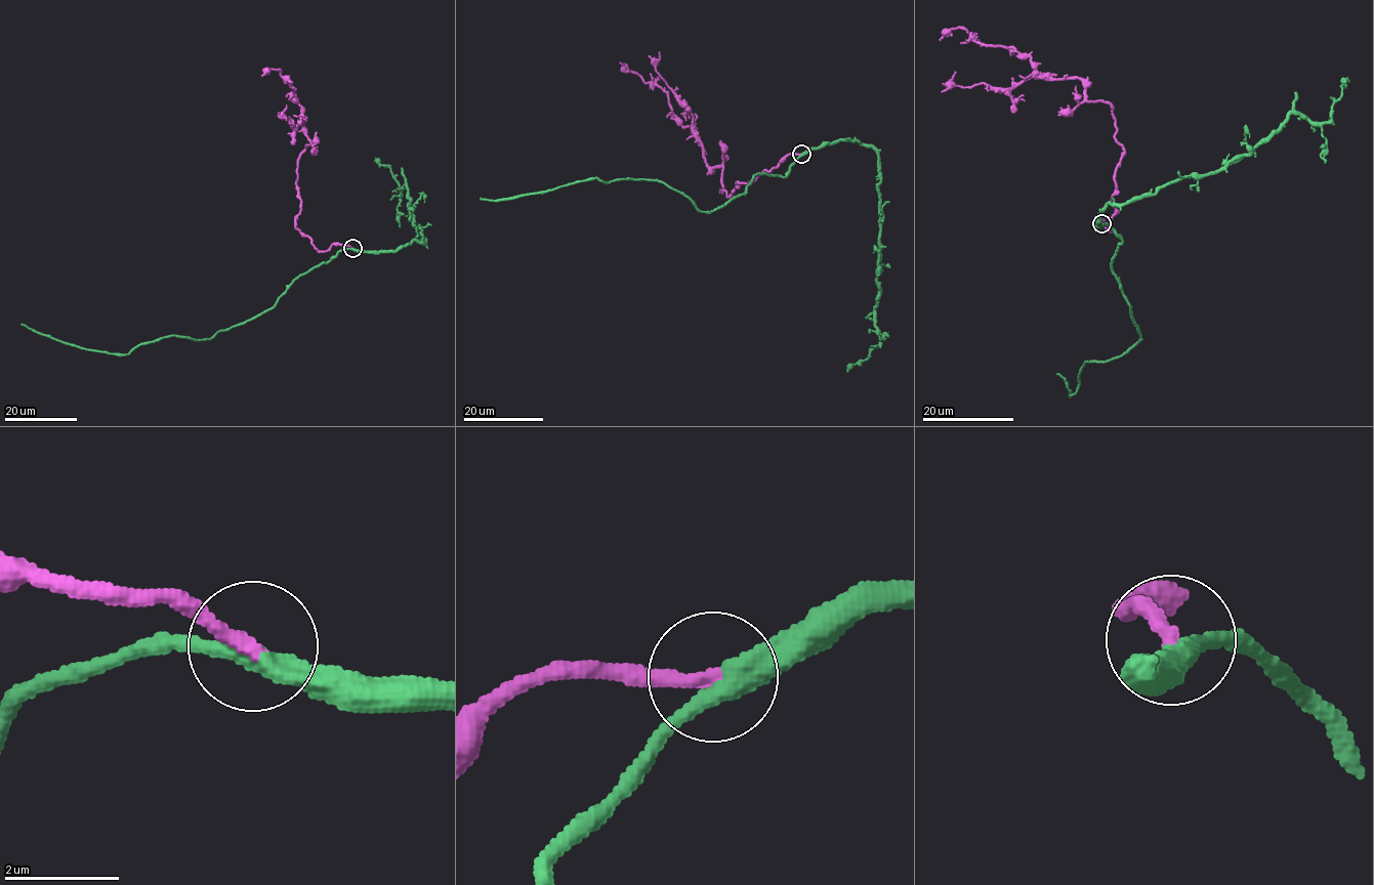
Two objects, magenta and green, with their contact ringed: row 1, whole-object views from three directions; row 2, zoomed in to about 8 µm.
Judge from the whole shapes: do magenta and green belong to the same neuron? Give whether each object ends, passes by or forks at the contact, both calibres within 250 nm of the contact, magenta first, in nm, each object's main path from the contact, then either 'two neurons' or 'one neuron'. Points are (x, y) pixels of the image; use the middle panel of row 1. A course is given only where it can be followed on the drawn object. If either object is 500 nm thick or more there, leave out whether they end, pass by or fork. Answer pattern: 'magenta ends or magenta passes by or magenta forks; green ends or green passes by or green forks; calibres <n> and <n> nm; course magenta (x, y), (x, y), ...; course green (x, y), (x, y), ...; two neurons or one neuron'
magenta ends; green passes by; calibres 280 and 380 nm; course magenta (801, 154), (736, 182), (729, 198), (720, 193), (722, 167), (706, 165), (668, 94), (620, 62); course green (801, 154), (785, 177), (757, 172), (744, 194), (710, 212), (657, 180), (638, 178), (480, 198); one neuron

